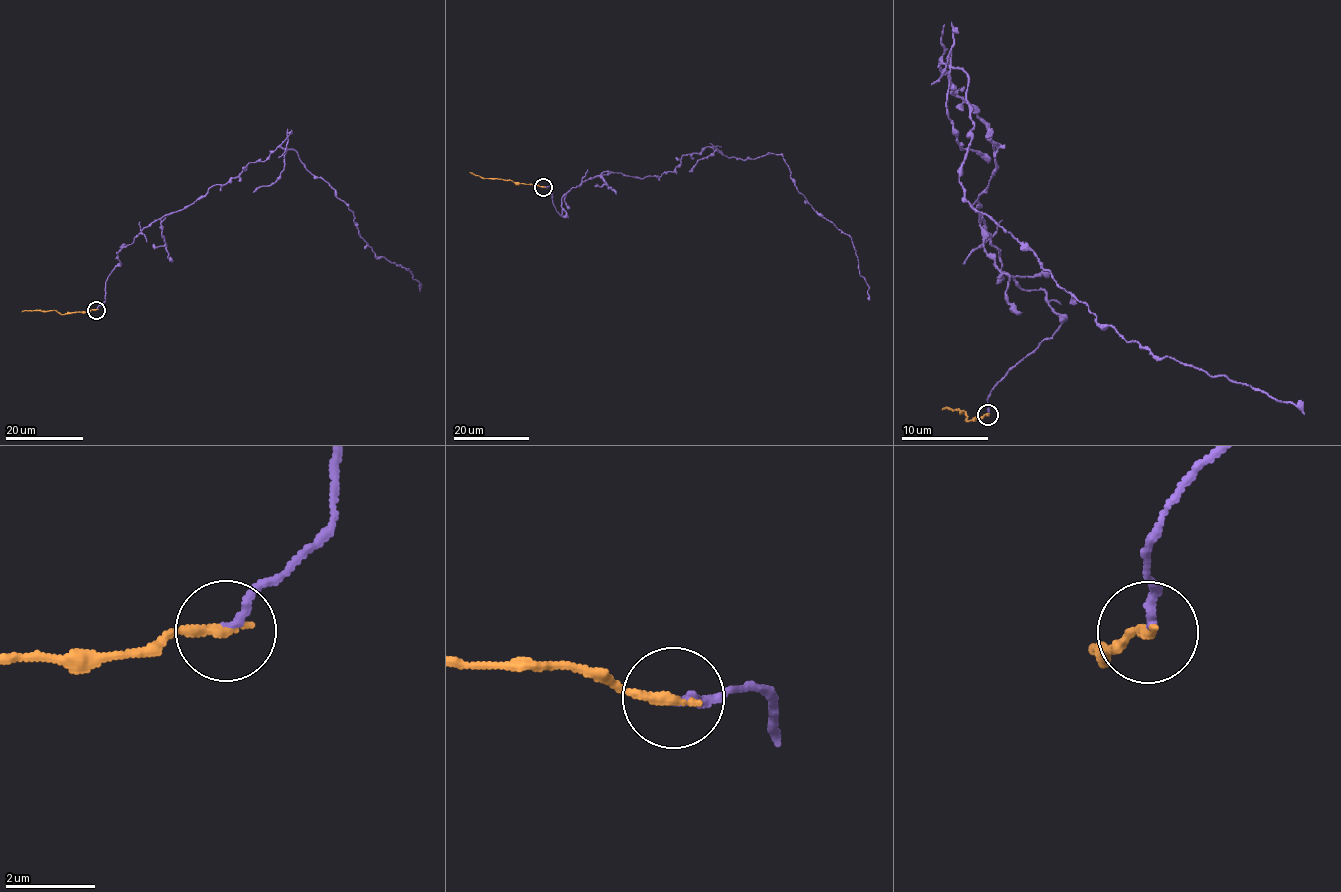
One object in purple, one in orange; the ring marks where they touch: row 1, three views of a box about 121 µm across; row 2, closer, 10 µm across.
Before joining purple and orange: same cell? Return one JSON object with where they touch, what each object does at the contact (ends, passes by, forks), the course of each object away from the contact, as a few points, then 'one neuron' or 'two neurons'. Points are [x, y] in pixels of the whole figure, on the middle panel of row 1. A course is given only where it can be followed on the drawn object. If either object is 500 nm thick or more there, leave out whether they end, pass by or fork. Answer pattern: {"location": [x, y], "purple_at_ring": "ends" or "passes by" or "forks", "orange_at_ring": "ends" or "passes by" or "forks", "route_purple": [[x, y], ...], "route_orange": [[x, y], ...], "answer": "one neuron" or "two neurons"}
{"location": [543, 187], "purple_at_ring": "ends", "orange_at_ring": "ends", "route_purple": [[543, 187], [565, 215], [566, 192], [604, 172], [660, 176], [706, 147], [780, 154], [851, 239], [869, 300]], "route_orange": [[543, 187], [483, 178], [469, 172]], "answer": "two neurons"}

